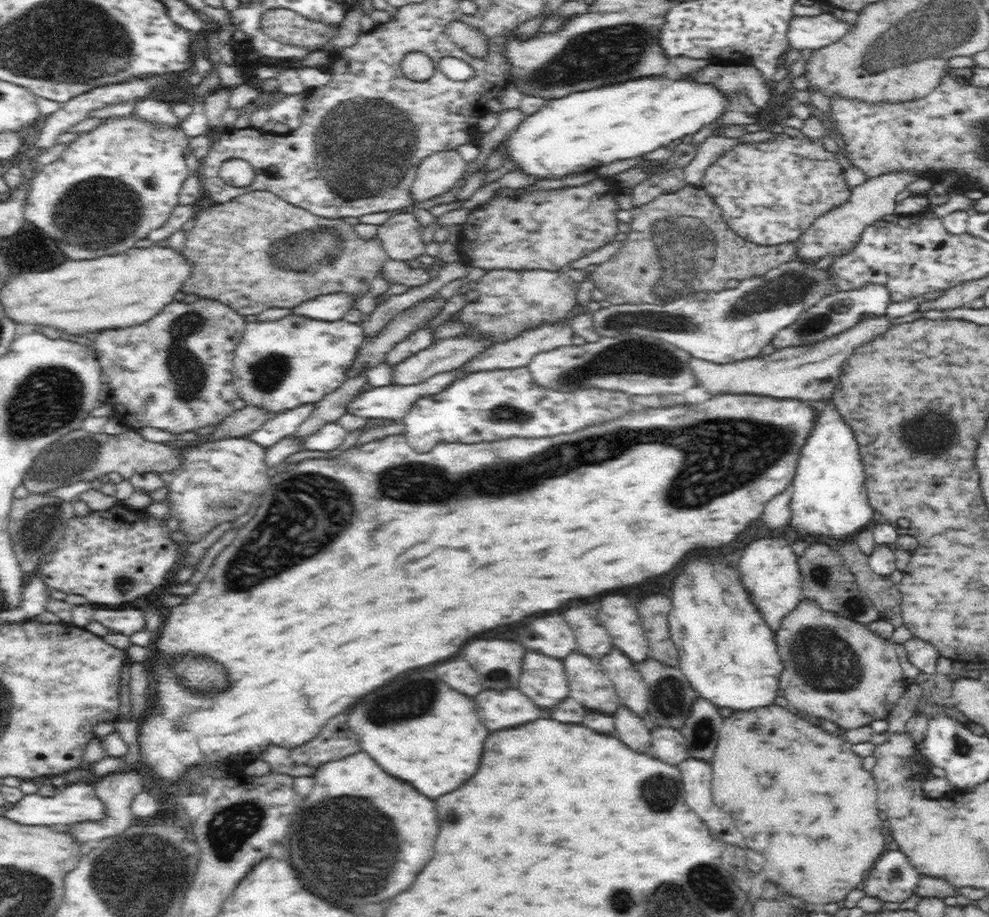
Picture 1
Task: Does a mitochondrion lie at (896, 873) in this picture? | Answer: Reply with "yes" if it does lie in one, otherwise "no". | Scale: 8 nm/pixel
yes

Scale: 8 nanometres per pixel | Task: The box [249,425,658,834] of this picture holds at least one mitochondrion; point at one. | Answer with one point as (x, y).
(418, 692)

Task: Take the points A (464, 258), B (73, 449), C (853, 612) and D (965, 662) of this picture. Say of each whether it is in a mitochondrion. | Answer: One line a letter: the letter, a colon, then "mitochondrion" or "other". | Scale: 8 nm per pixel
A: other
B: mitochondrion
C: mitochondrion
D: other

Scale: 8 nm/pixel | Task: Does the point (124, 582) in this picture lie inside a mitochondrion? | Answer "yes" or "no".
yes

